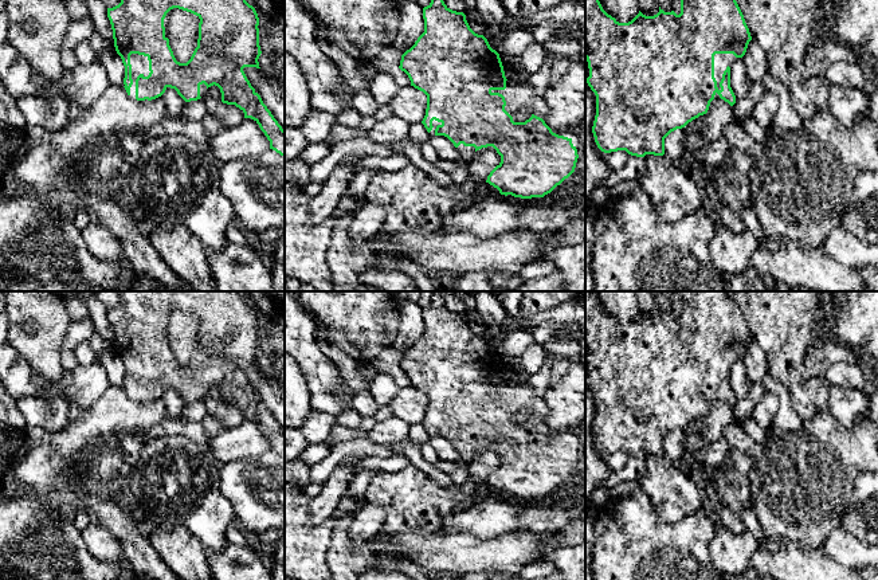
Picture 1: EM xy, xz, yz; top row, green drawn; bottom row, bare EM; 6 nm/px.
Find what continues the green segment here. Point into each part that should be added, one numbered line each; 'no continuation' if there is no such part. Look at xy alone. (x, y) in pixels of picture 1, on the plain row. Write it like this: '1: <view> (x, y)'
1: xy (140, 365)

